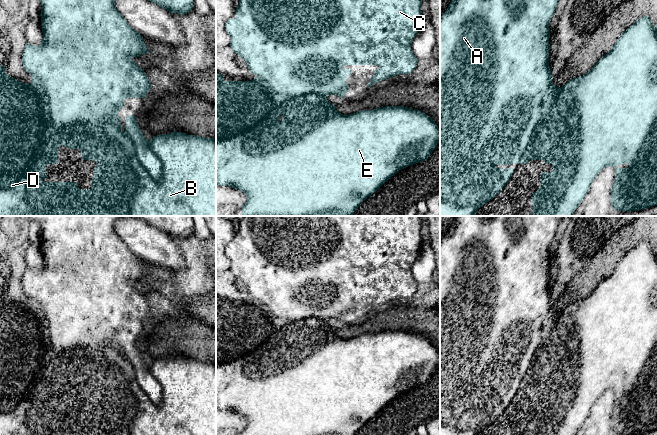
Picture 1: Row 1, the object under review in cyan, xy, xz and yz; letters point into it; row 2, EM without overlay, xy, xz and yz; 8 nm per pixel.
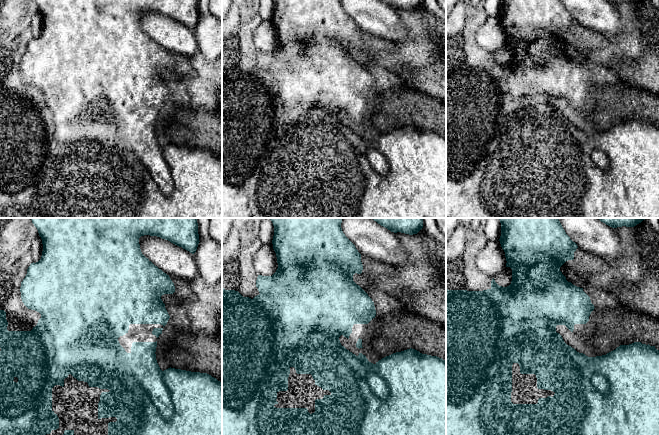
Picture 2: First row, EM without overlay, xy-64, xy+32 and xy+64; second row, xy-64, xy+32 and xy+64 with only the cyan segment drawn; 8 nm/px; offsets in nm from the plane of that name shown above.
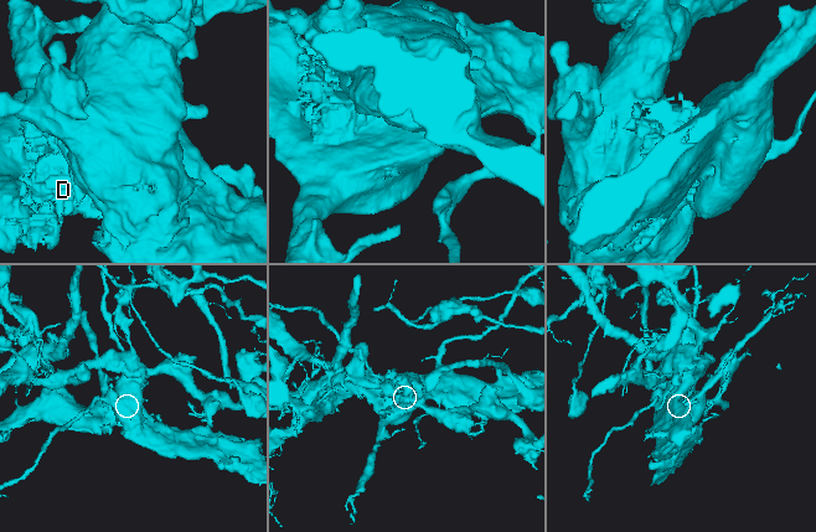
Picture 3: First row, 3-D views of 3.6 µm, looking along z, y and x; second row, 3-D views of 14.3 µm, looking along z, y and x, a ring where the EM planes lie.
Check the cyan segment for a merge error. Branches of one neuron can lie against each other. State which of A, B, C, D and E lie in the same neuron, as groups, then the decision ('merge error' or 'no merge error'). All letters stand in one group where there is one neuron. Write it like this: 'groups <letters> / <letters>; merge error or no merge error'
groups A C / B D E; merge error

